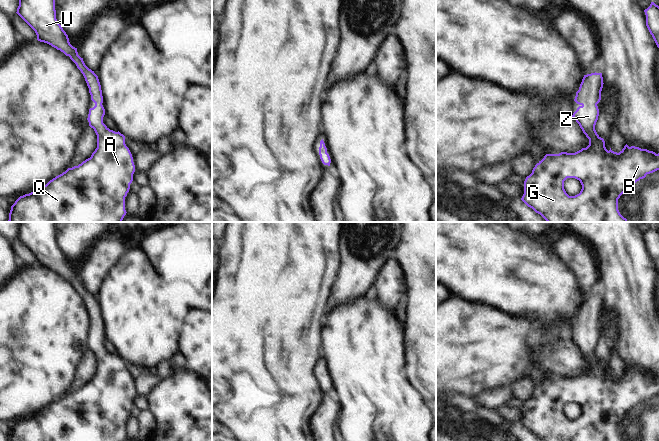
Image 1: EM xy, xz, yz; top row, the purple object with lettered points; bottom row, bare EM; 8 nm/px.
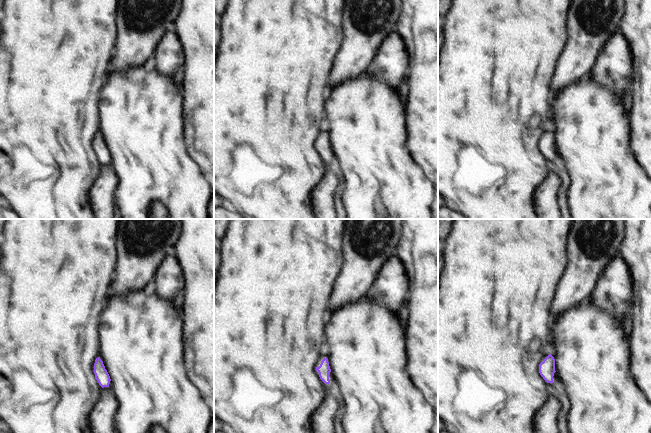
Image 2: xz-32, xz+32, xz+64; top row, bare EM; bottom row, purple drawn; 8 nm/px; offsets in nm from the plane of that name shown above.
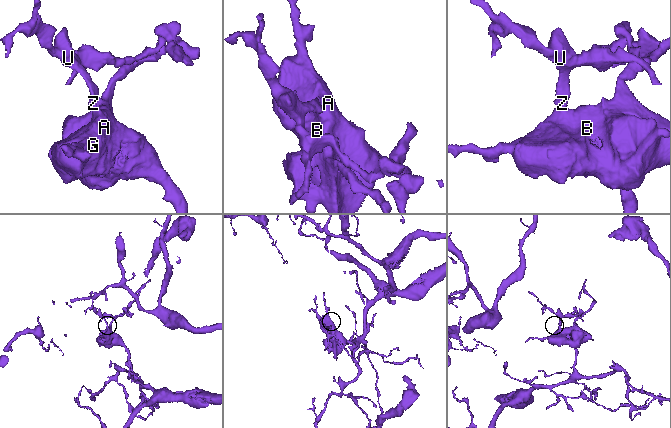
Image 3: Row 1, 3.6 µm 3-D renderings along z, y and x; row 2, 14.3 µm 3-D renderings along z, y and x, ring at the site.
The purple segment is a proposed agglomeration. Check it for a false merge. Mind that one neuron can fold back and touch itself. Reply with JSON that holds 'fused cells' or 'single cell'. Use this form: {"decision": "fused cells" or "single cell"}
{"decision": "single cell"}

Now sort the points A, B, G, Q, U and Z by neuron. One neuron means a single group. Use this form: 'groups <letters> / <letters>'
groups A B G Q U Z

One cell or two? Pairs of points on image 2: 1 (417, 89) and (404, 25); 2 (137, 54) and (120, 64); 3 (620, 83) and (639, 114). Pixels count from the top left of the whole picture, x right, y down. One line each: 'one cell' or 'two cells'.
1: one cell
2: one cell
3: two cells

